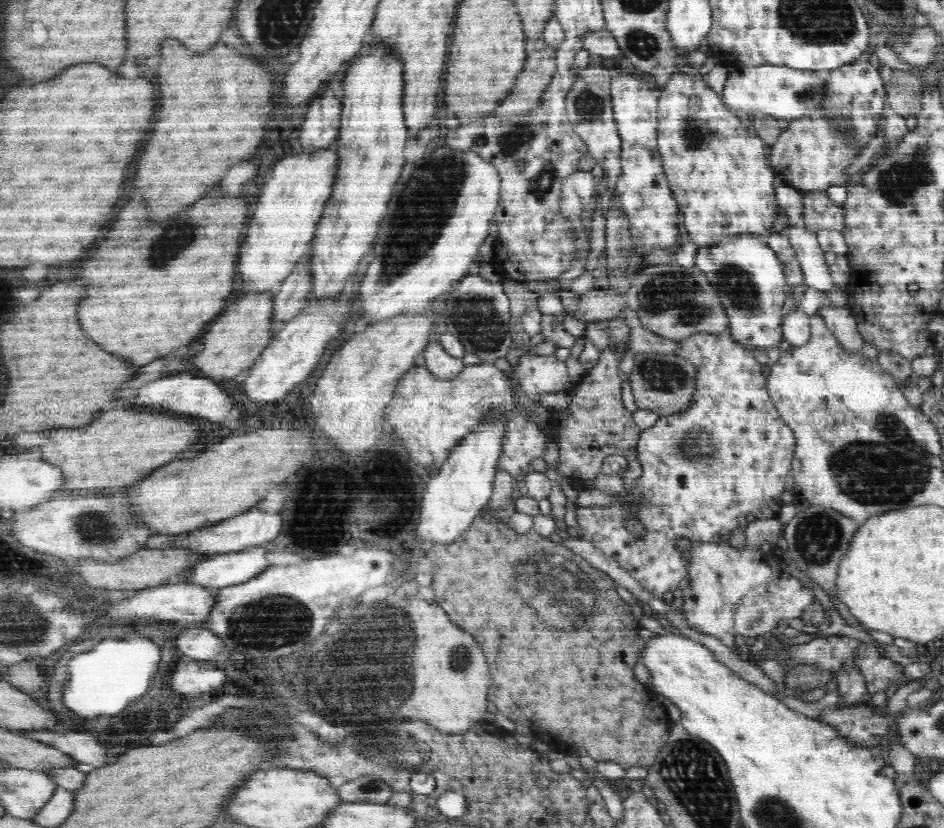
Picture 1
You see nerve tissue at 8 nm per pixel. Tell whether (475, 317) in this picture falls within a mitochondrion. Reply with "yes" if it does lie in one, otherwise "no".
yes

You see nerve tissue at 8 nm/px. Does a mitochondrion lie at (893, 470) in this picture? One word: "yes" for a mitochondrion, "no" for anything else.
yes

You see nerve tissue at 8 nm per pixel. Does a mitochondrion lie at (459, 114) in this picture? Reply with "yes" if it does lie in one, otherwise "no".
no

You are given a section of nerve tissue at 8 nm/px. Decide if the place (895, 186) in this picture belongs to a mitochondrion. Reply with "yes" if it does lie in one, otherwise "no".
yes

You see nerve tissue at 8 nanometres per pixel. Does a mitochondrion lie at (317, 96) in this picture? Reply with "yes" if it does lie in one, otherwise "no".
no

